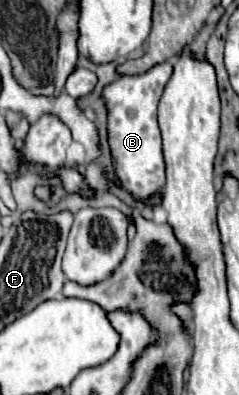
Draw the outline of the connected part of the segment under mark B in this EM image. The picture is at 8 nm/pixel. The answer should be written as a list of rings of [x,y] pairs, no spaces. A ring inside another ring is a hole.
[[[170,58],[152,70],[138,76],[120,76],[116,82],[104,88],[104,98],[110,110],[108,116],[108,136],[110,148],[116,162],[116,174],[122,180],[122,186],[136,198],[150,198],[160,192],[166,184],[164,174],[164,156],[162,156],[162,138],[160,126],[156,120],[156,110],[164,86],[172,76],[172,66],[176,58]]]

